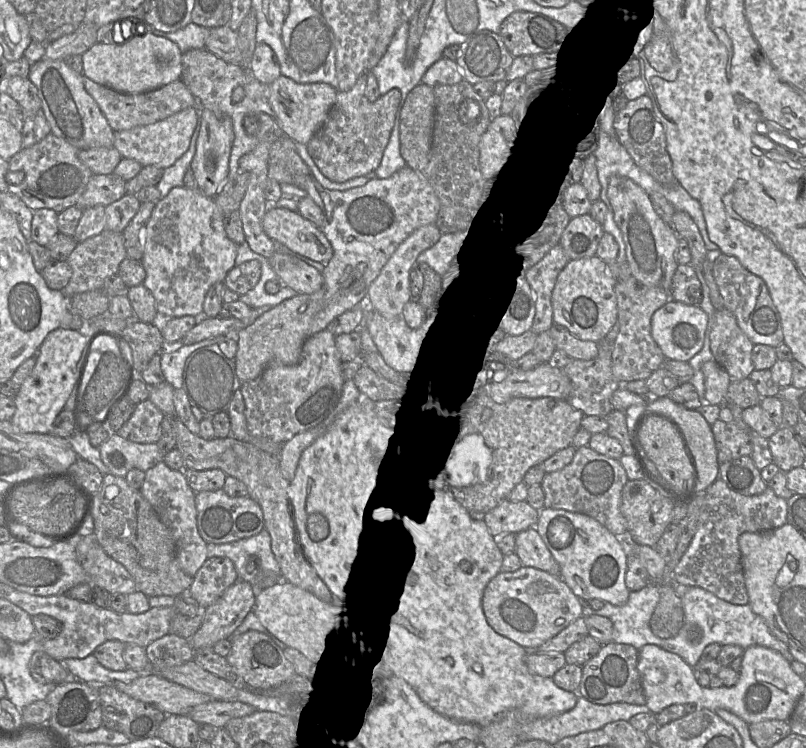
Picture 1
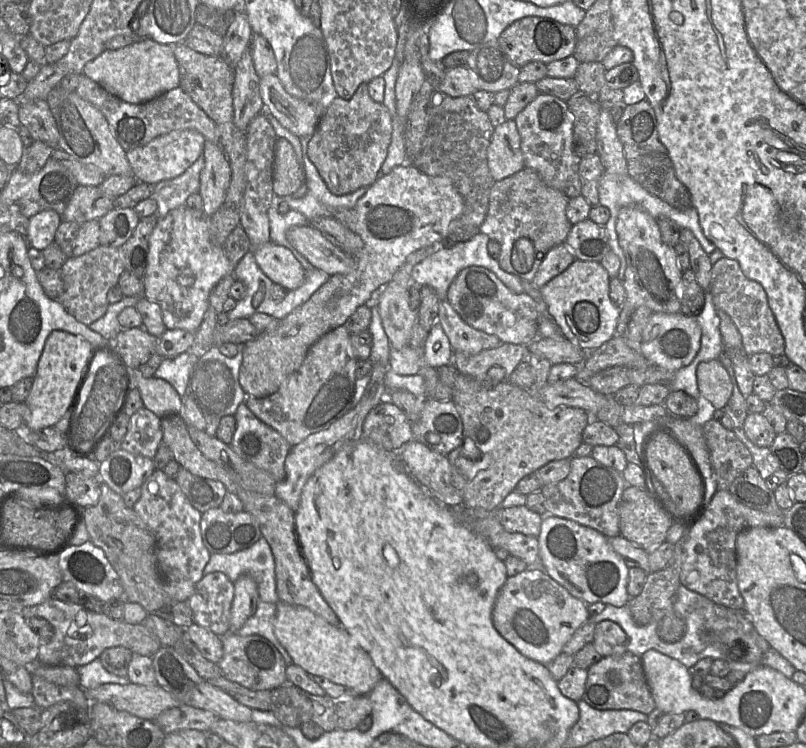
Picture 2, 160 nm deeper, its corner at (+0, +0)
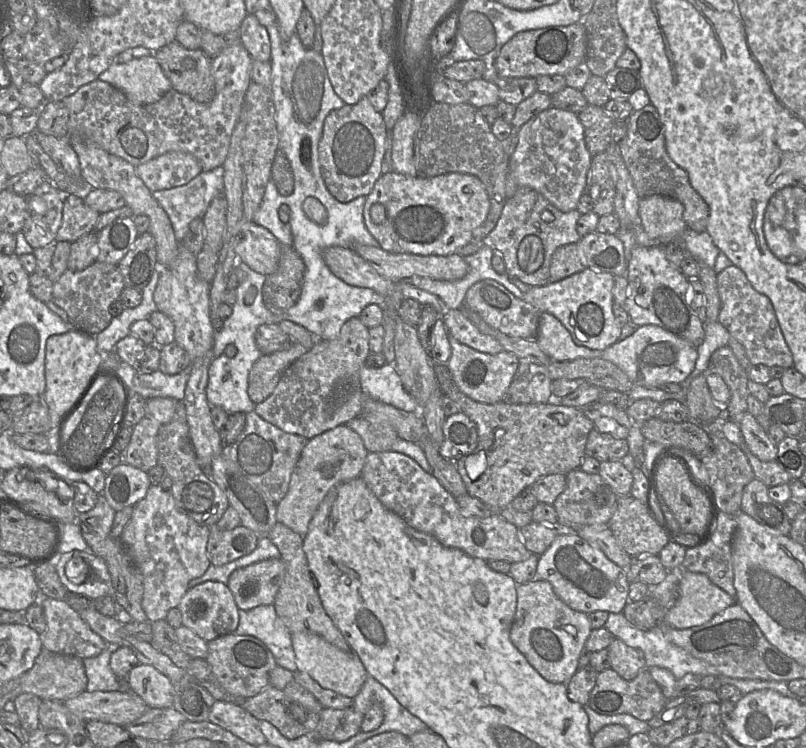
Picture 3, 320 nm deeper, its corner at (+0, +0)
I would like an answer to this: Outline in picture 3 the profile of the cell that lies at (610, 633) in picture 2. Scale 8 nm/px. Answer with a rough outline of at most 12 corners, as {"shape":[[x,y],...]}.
{"shape":[[614,638],[611,668],[625,680],[647,669],[643,652]]}

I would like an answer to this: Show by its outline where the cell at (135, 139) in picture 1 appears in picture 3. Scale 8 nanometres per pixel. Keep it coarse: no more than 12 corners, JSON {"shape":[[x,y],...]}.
{"shape":[[171,151],[135,167],[151,192],[202,172],[193,155]]}

